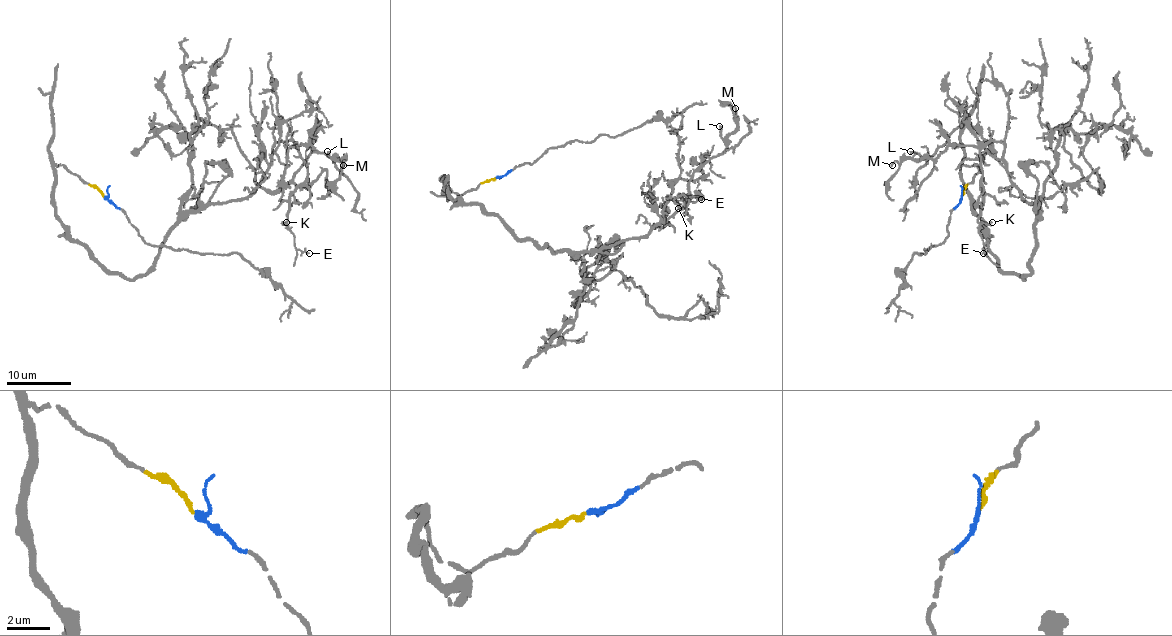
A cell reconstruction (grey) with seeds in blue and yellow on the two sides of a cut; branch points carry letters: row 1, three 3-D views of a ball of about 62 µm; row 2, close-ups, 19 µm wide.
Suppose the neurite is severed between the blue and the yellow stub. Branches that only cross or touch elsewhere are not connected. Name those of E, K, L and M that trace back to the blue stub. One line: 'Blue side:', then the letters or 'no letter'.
Blue side: no letter

